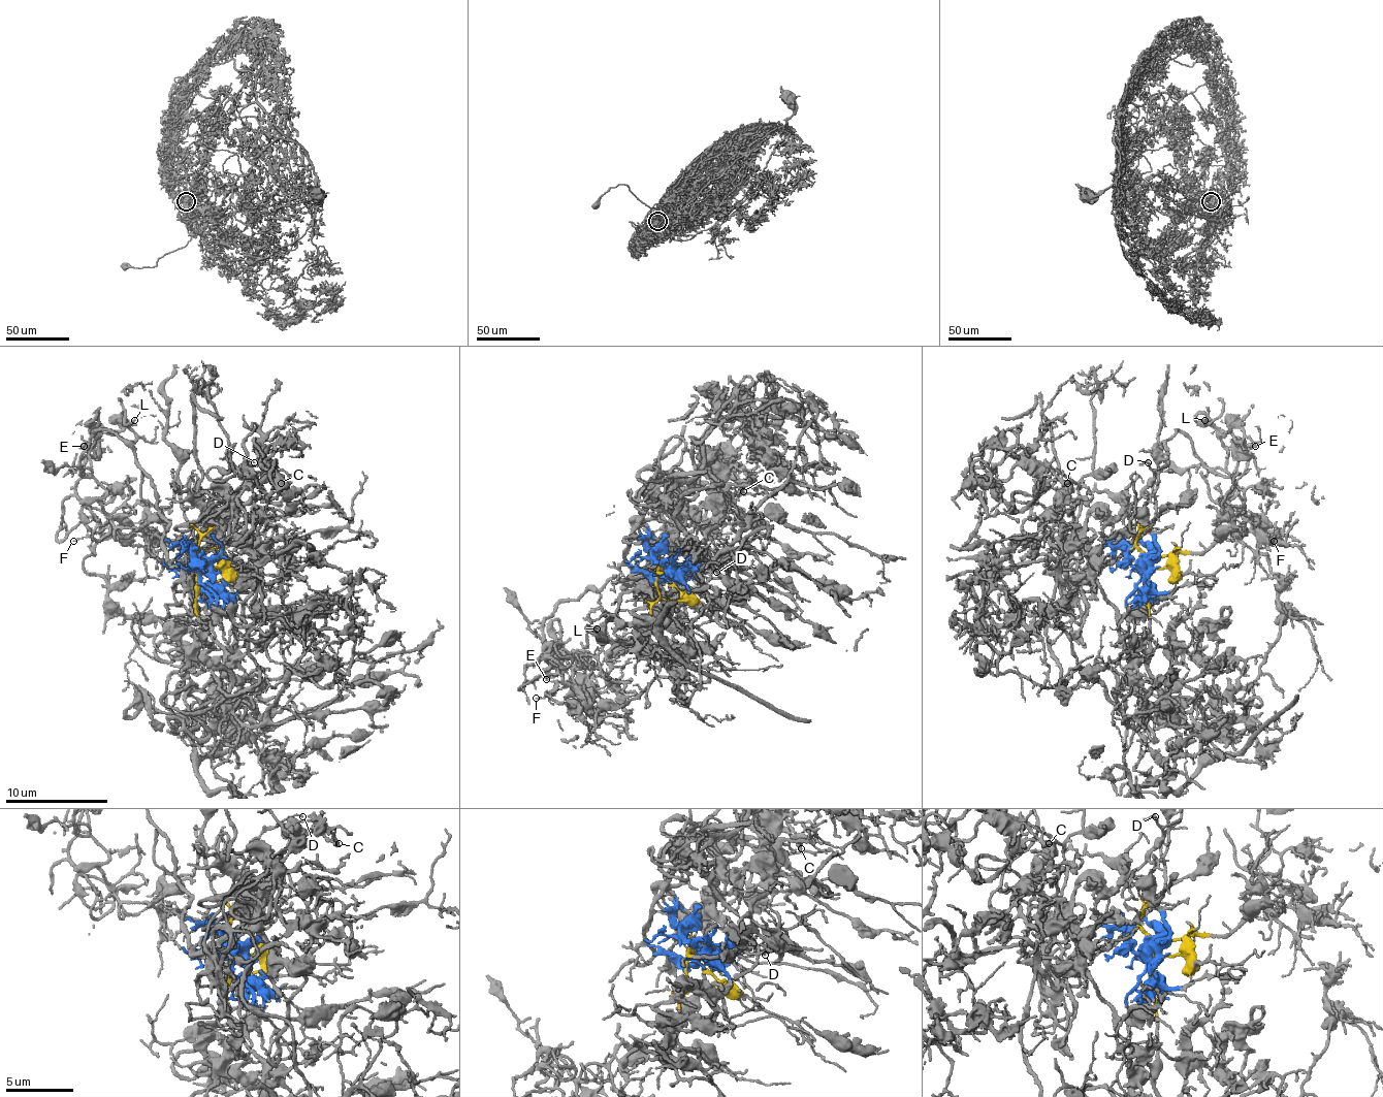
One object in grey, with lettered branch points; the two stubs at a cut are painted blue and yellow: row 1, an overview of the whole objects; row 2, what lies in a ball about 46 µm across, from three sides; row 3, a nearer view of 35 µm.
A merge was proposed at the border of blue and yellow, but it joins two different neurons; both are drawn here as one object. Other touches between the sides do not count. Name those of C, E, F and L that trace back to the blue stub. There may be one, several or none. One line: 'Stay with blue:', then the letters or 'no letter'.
Stay with blue: C, E, F, L

